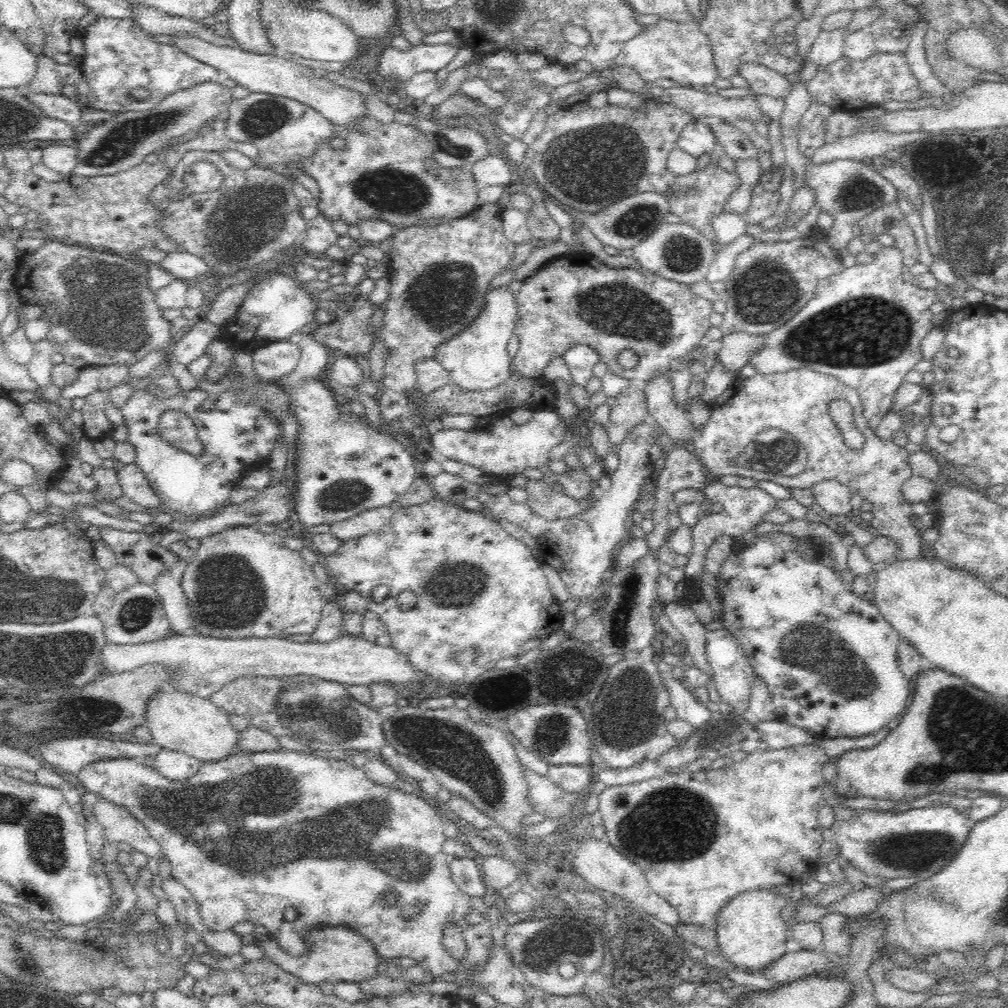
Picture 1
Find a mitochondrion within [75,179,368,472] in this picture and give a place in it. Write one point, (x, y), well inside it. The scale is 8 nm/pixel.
(245, 222)

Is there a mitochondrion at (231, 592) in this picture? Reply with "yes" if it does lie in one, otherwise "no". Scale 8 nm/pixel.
yes

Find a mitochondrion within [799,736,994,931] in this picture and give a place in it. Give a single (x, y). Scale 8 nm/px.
(914, 852)

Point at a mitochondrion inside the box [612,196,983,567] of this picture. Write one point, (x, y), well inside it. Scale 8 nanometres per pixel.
(866, 332)

